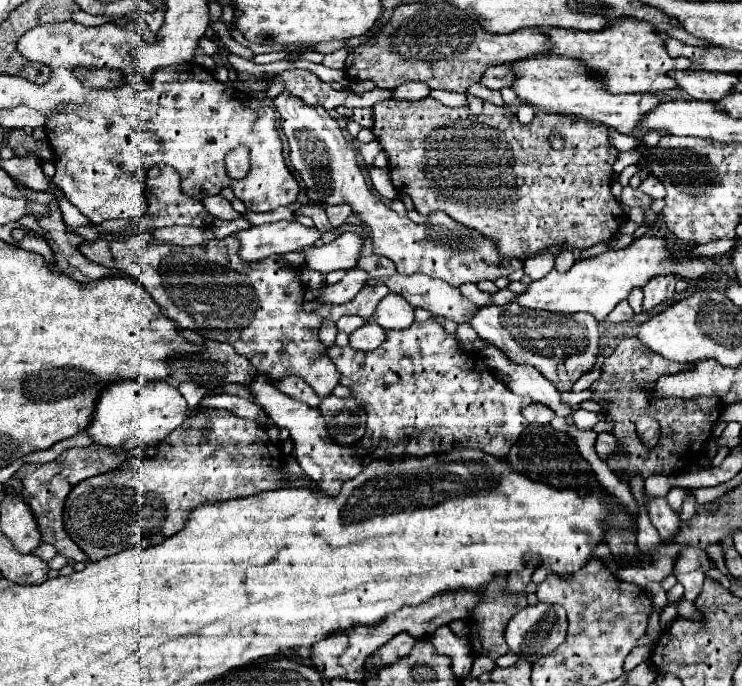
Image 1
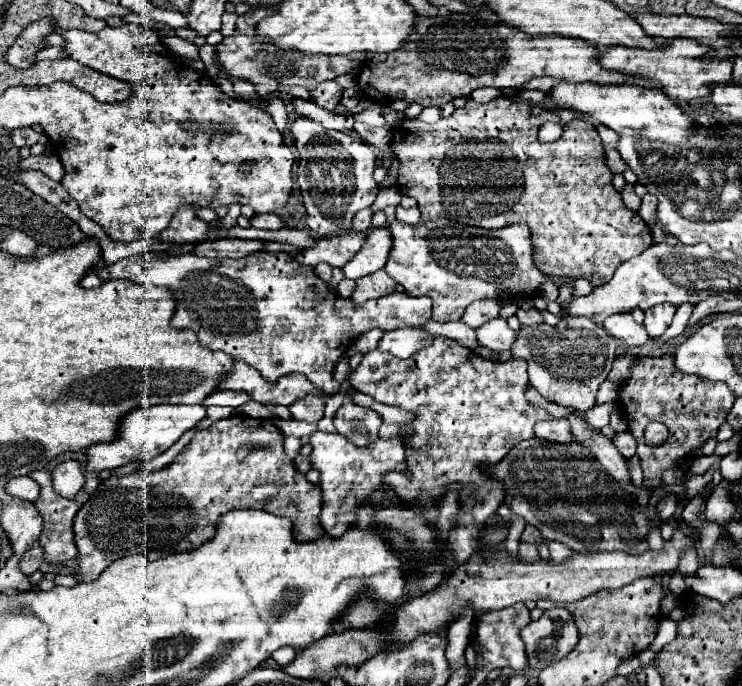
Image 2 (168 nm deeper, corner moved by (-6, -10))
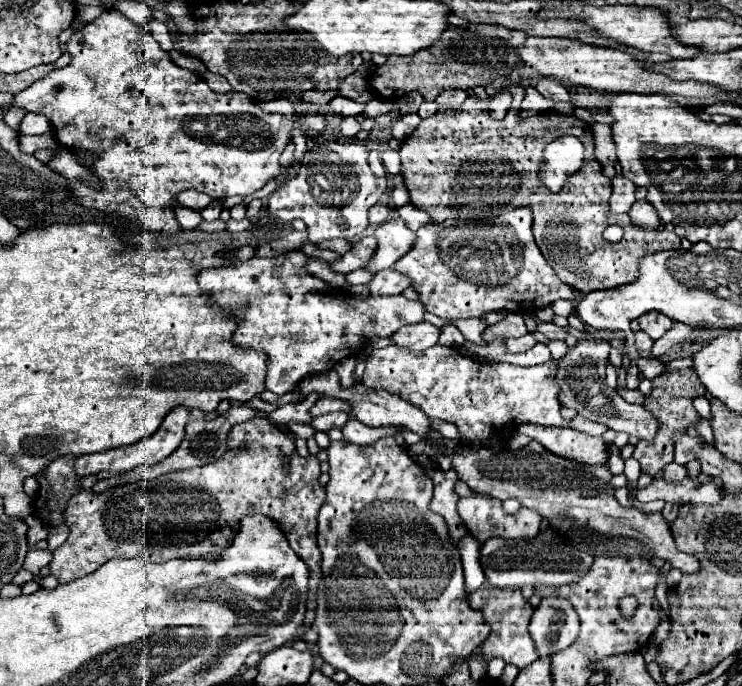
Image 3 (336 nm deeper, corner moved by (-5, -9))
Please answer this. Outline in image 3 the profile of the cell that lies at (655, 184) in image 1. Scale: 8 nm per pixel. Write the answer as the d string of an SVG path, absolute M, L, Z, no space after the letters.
M636 200L628 214L634 220L634 224L638 224L638 226L646 226L646 228L660 226L660 218L658 218L654 206L650 206L650 202L646 202L646 200Z

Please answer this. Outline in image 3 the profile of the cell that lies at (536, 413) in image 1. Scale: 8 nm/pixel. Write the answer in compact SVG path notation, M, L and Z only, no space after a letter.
M522 426L516 432L530 436L540 442L550 452L572 458L586 464L606 464L608 446L604 438L588 436L572 428L542 428L542 426Z

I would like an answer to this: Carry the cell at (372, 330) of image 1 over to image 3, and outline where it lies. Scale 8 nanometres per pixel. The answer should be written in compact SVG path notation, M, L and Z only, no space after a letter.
M422 322L422 324L404 326L402 330L390 336L390 342L410 352L424 352L426 348L438 342L438 336L440 336L440 328L432 326L430 322Z

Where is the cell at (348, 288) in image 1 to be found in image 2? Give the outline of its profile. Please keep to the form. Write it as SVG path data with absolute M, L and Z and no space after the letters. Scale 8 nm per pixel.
M375 271L367 277L357 279L357 289L351 299L355 303L363 303L369 299L379 299L379 297L391 295L395 289L397 289L397 283L385 271Z

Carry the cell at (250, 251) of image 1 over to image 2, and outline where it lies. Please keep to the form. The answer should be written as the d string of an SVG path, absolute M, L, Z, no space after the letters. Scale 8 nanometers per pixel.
M347 231L335 237L317 239L311 249L303 249L295 255L299 263L315 267L317 263L327 263L331 267L343 267L347 261L355 257L355 253L363 247L367 233Z

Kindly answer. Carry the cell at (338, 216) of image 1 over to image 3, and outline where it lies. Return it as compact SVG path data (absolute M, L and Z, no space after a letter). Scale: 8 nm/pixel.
M376 204L376 206L372 206L372 208L368 210L368 220L370 220L370 224L376 224L376 226L378 226L378 224L386 222L388 214L390 214L388 206L382 206L382 204Z

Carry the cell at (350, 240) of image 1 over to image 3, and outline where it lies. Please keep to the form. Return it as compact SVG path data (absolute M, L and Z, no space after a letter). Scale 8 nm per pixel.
M400 218L380 224L374 234L378 240L378 248L372 254L370 262L366 262L366 266L364 266L364 270L368 270L368 272L392 268L394 262L412 248L414 238L416 238L414 232L408 230Z

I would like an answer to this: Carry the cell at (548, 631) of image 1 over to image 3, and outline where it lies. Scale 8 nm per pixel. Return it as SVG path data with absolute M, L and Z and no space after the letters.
M542 598L530 620L530 636L538 656L546 658L568 648L578 636L578 614L564 598Z

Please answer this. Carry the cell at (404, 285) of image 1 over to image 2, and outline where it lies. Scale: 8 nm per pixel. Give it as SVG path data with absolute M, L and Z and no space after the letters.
M497 317L497 319L491 319L489 323L485 323L483 327L477 329L477 339L479 339L479 345L483 345L487 349L507 351L513 347L517 335L513 329L509 329L505 319Z

